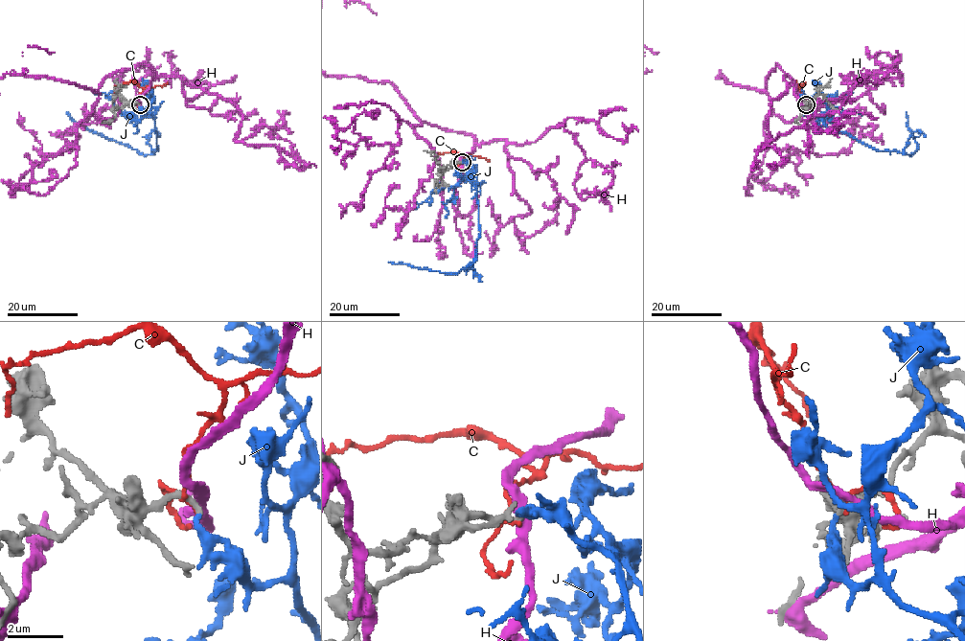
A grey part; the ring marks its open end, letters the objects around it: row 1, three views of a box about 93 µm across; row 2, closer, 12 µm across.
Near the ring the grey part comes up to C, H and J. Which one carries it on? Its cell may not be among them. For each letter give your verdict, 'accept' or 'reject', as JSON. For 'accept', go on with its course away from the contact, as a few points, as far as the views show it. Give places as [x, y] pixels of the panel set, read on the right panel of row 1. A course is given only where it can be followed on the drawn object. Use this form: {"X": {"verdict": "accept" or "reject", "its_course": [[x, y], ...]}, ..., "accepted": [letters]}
{"C": {"verdict": "reject"}, "H": {"verdict": "reject"}, "J": {"verdict": "accept"}, "accepted": ["J"]}

